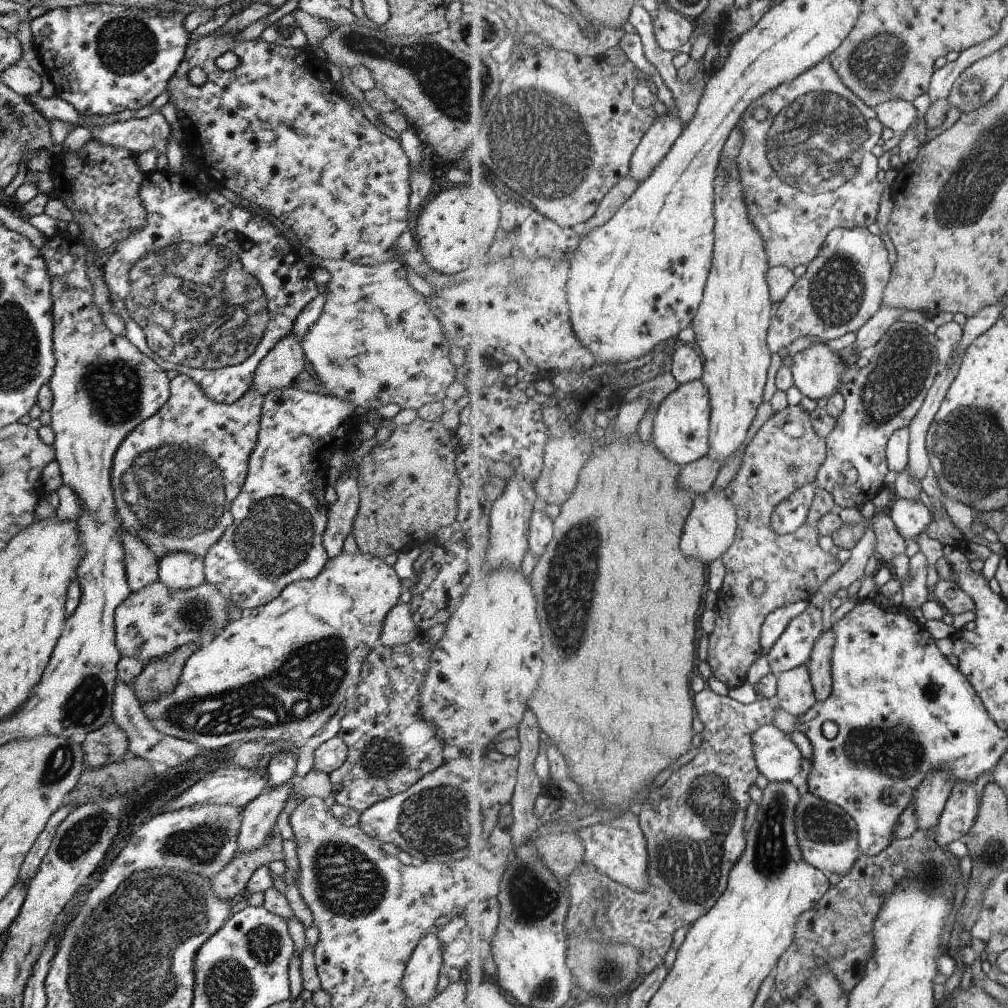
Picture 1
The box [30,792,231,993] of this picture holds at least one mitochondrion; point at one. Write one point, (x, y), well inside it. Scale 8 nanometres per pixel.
(76, 842)

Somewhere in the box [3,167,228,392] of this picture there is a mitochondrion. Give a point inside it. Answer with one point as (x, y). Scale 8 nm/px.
(68, 284)

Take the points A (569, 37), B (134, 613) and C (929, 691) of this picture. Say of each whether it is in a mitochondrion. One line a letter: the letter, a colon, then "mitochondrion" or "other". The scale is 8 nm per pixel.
A: other
B: other
C: mitochondrion

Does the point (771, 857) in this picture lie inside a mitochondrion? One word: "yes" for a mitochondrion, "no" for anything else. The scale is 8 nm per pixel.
yes

